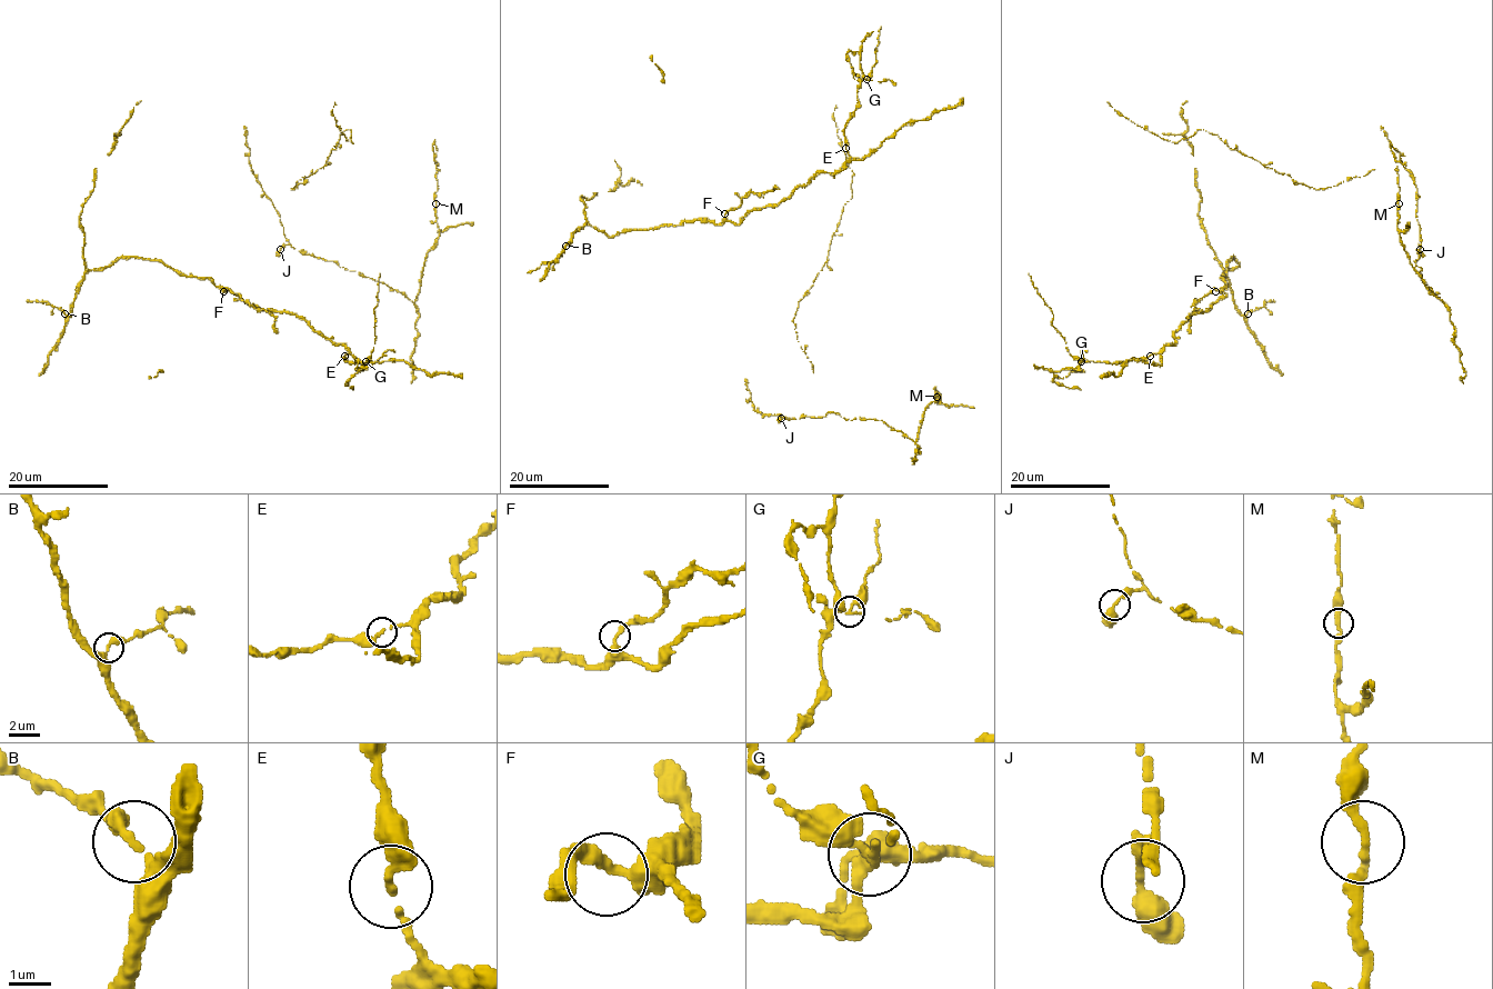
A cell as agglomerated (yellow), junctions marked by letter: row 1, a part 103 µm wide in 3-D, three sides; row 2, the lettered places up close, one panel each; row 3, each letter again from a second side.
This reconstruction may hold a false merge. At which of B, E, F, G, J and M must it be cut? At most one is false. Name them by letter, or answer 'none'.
G

